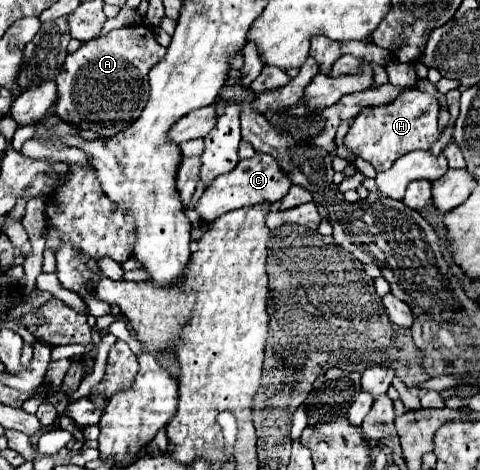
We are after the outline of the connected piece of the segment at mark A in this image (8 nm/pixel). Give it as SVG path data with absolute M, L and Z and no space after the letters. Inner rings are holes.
M143 25L113 29L101 39L83 43L75 53L67 55L57 75L59 99L55 115L71 127L89 129L101 137L113 137L139 117L149 97L147 73L165 53L165 47L155 41L153 29Z

